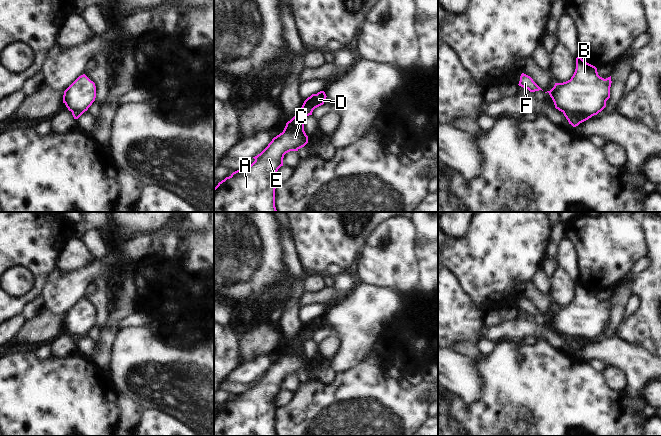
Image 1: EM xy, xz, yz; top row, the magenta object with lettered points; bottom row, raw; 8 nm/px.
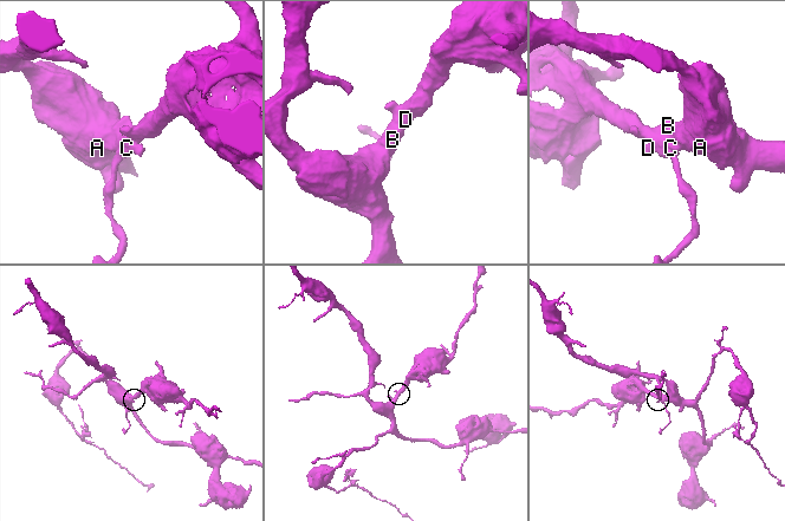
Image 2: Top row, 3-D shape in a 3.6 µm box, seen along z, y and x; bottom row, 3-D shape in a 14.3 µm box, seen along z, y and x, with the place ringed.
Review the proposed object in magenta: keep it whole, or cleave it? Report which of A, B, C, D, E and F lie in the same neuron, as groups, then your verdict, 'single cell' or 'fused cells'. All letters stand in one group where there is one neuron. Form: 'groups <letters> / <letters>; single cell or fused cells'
groups A B C E F / D; fused cells

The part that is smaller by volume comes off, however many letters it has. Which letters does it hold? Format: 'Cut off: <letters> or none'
Cut off: D.

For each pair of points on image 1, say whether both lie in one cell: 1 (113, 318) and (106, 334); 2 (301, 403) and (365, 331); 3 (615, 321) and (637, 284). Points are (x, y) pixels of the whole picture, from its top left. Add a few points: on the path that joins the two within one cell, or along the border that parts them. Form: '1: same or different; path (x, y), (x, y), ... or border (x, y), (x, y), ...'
1: same; path (111, 322), (110, 330)
2: different; border (357, 364), (335, 374)
3: different; border (637, 275), (631, 282), (631, 293)

